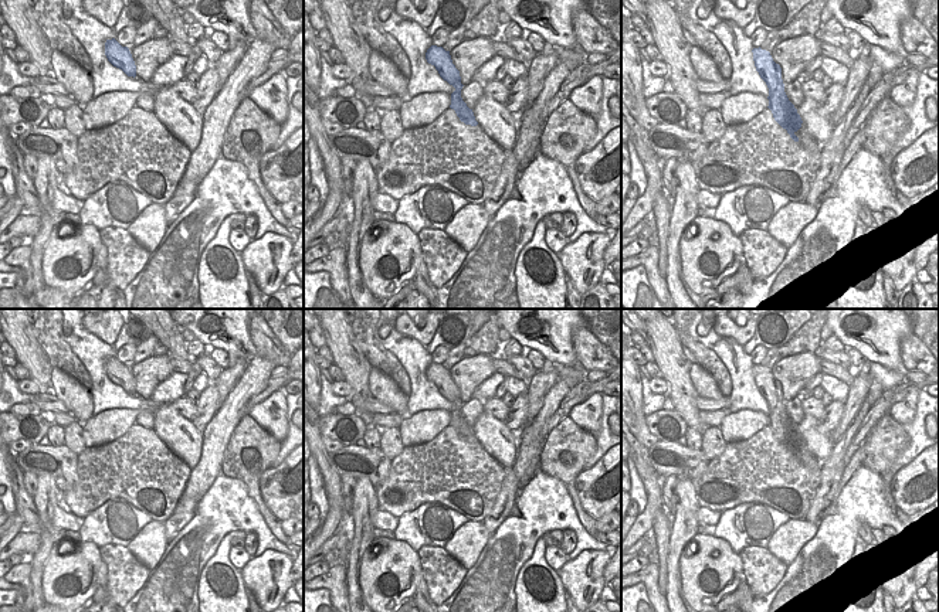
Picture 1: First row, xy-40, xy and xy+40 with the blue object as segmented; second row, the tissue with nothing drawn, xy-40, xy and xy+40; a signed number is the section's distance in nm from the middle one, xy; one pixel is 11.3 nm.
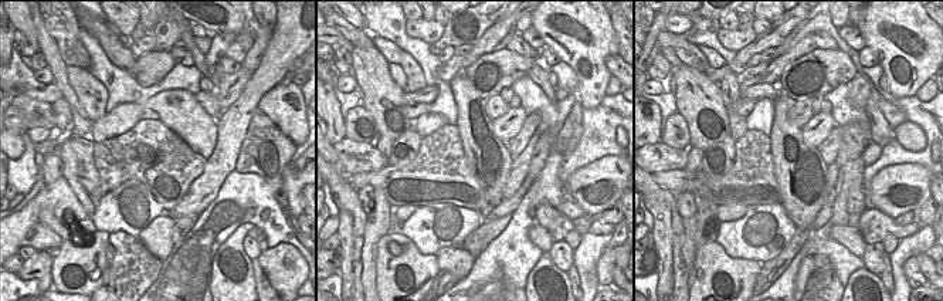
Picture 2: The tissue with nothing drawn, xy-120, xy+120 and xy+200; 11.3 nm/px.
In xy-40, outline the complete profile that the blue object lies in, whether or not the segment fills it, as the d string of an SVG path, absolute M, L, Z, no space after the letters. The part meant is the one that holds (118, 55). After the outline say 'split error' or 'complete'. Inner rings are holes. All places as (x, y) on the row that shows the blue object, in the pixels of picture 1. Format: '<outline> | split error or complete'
M115 38L106 40L105 55L113 67L122 69L128 76L136 76L136 65L128 47L122 47Z | complete

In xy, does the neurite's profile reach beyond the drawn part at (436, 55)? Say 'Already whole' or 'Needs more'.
Already whole

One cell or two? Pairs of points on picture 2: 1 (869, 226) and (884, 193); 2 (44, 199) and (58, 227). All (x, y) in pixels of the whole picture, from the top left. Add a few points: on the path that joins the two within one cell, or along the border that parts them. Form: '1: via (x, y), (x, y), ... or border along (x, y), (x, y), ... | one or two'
1: border along (875, 208), (892, 219) | two
2: border along (51, 212), (43, 209), (37, 220) | two

